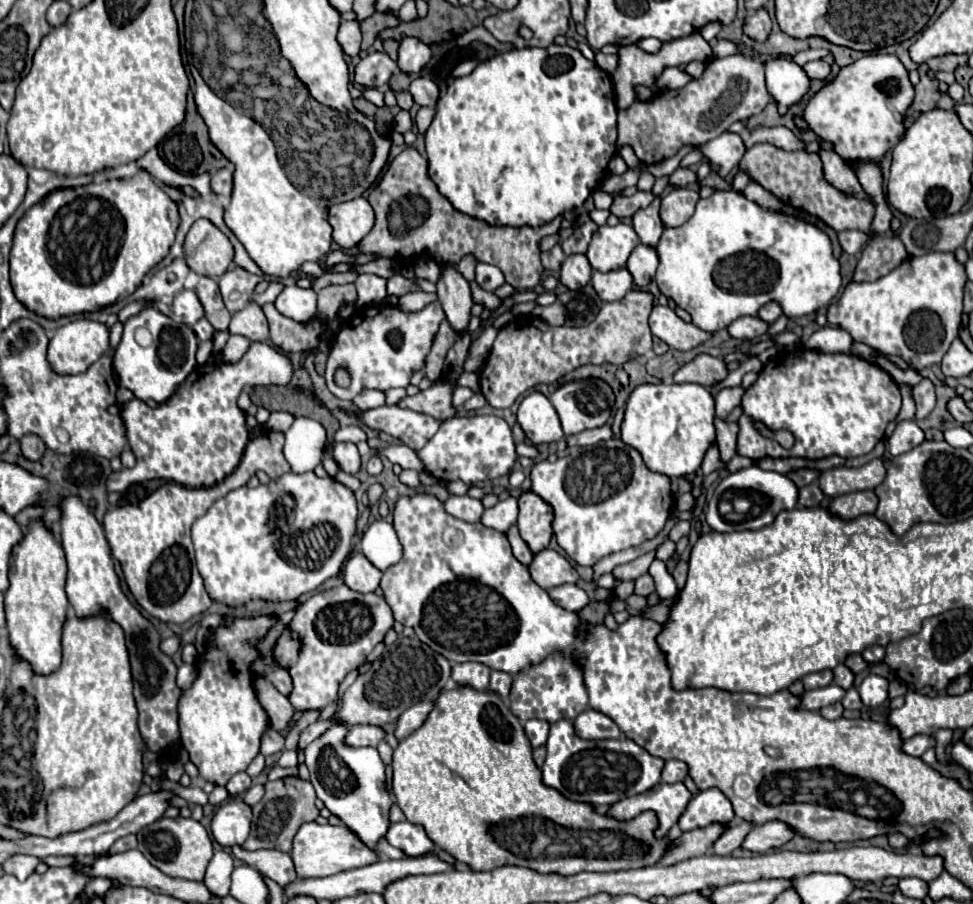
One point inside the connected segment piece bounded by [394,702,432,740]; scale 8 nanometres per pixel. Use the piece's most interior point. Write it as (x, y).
(410, 719)

